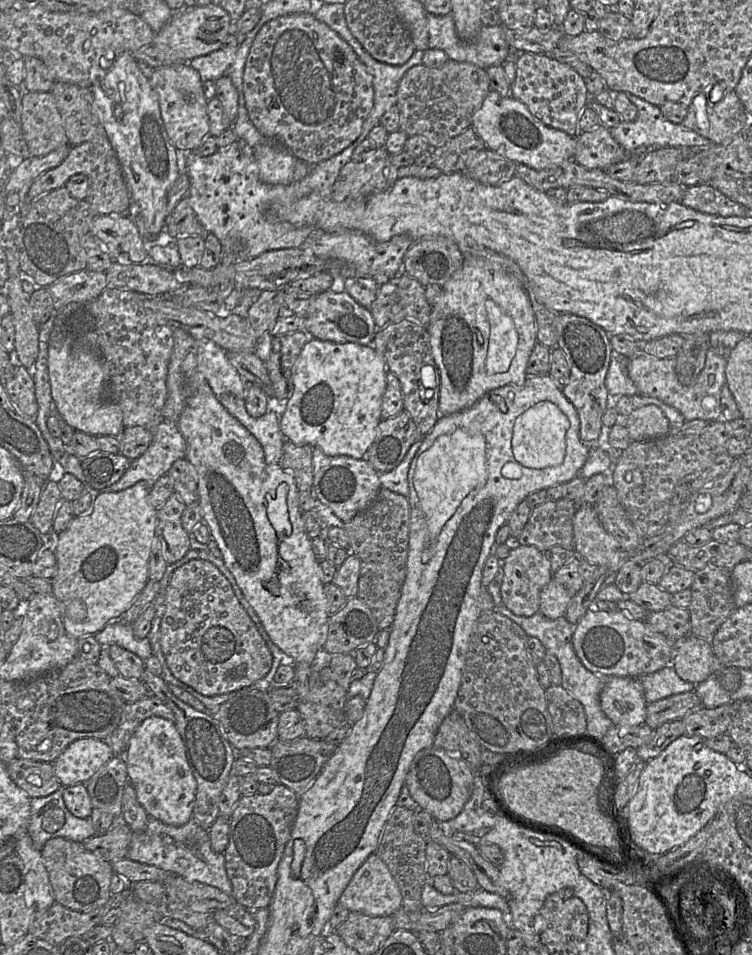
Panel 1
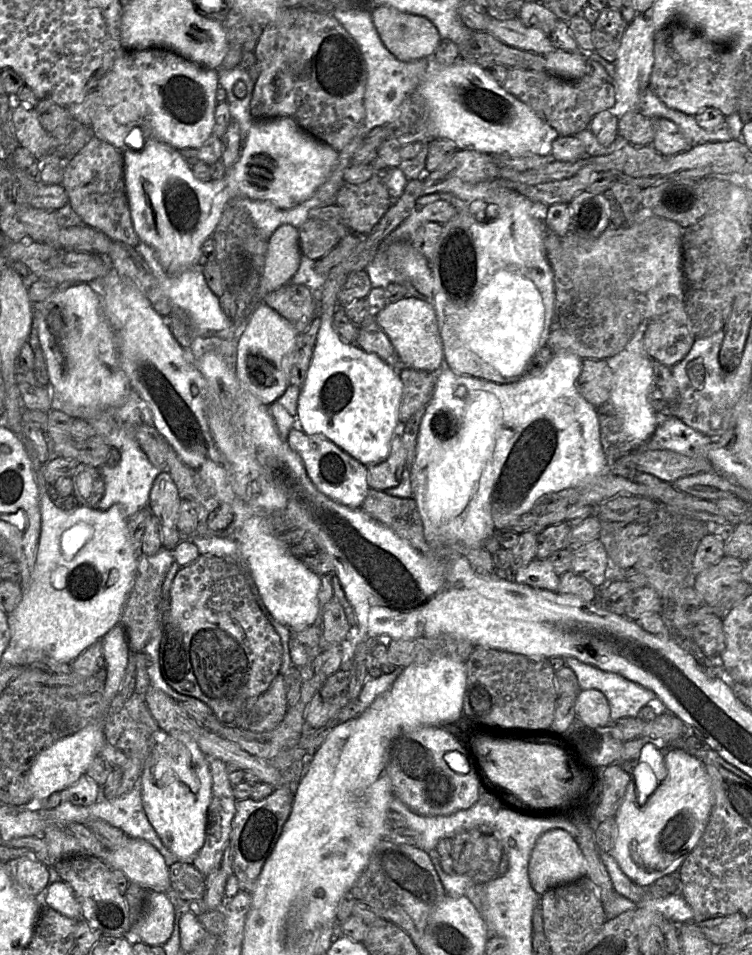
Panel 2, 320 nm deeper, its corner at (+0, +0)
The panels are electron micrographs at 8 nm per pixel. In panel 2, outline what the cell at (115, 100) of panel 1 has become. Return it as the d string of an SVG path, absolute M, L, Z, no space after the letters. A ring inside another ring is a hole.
M293 118L254 120L238 161L220 180L202 182L192 173L190 164L178 150L157 140L146 140L141 150L122 152L124 179L134 230L140 240L156 253L163 269L172 276L199 266L201 247L210 238L230 200L246 197L271 201L282 209L291 209L313 196L335 167L339 153L327 143L304 130Z

